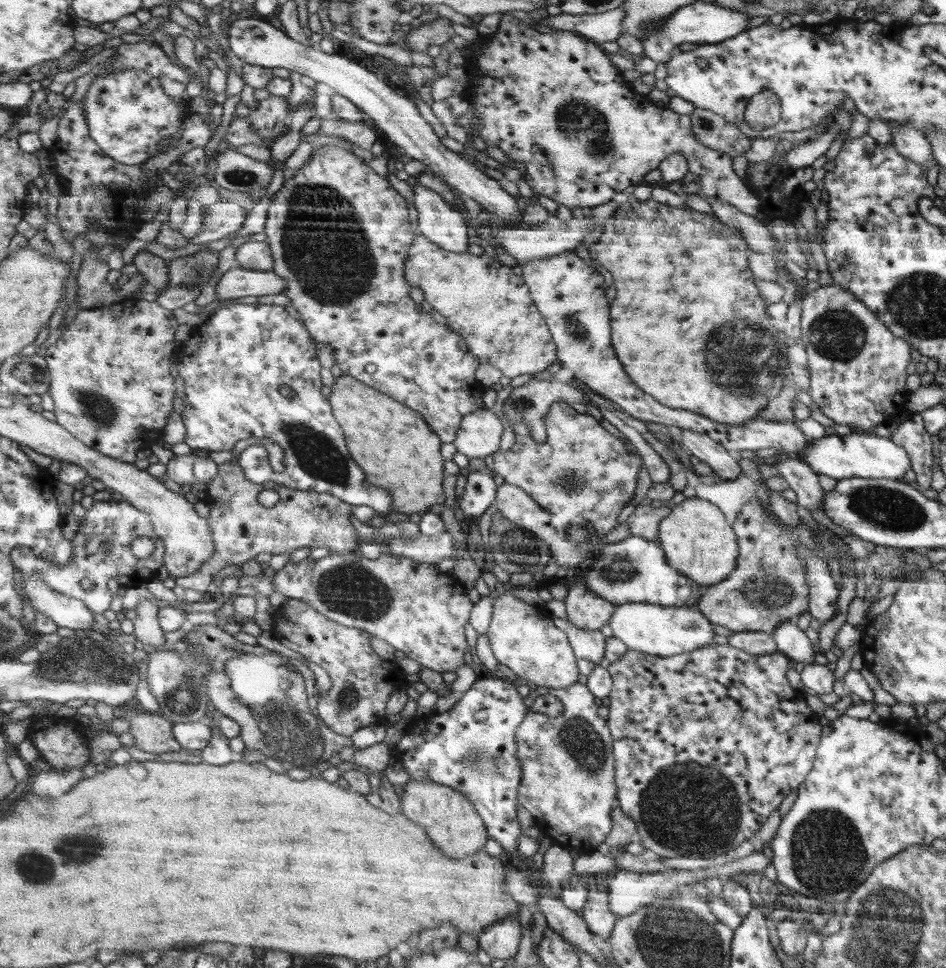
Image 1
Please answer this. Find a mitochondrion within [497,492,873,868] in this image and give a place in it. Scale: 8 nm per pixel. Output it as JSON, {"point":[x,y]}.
{"point":[686,808]}

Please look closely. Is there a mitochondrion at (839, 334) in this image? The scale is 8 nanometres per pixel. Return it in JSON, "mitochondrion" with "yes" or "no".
{"mitochondrion":"yes"}

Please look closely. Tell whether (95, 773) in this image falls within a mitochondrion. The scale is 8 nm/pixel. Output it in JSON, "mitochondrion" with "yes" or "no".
{"mitochondrion":"no"}

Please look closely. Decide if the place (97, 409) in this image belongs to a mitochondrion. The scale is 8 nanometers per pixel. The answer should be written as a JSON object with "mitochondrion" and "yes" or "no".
{"mitochondrion":"yes"}

